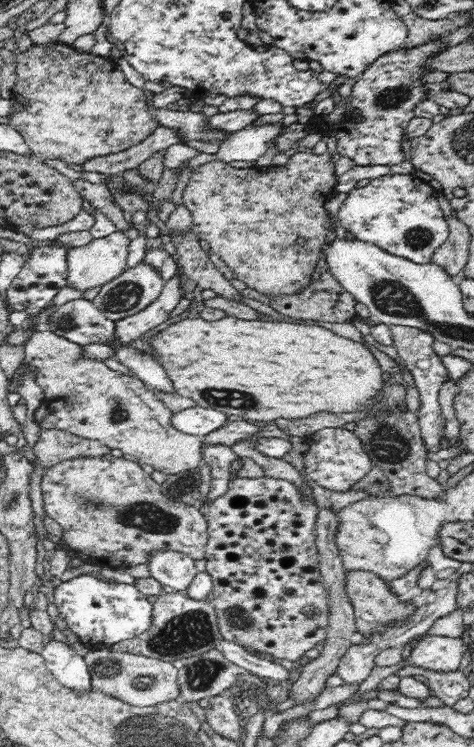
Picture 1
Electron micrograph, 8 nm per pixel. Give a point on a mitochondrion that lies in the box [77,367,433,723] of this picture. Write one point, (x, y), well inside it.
(191, 630)

